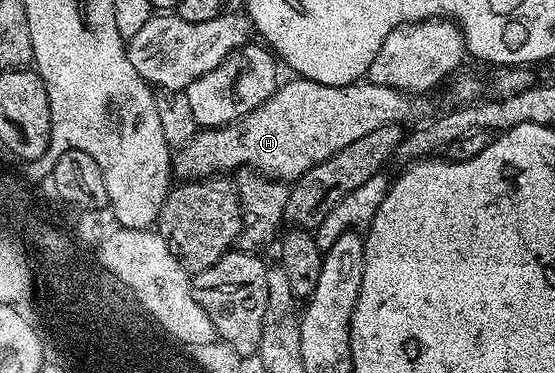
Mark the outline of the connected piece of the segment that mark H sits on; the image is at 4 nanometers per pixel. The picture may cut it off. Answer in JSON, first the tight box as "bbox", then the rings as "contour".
{"bbox":[171,76,425,184],"contour":[[[296,76],[290,79],[290,82],[282,81],[277,91],[266,102],[259,104],[259,108],[247,112],[247,116],[229,122],[226,126],[198,129],[194,138],[176,147],[171,154],[172,177],[181,182],[196,182],[198,178],[212,178],[229,172],[225,170],[236,172],[248,168],[260,170],[268,178],[276,178],[289,184],[303,176],[303,172],[315,168],[315,164],[347,148],[347,144],[355,144],[359,136],[367,136],[367,132],[375,132],[375,128],[383,128],[392,122],[406,124],[405,122],[419,117],[425,110],[424,97],[380,86],[368,80],[351,86],[328,86]]]}

